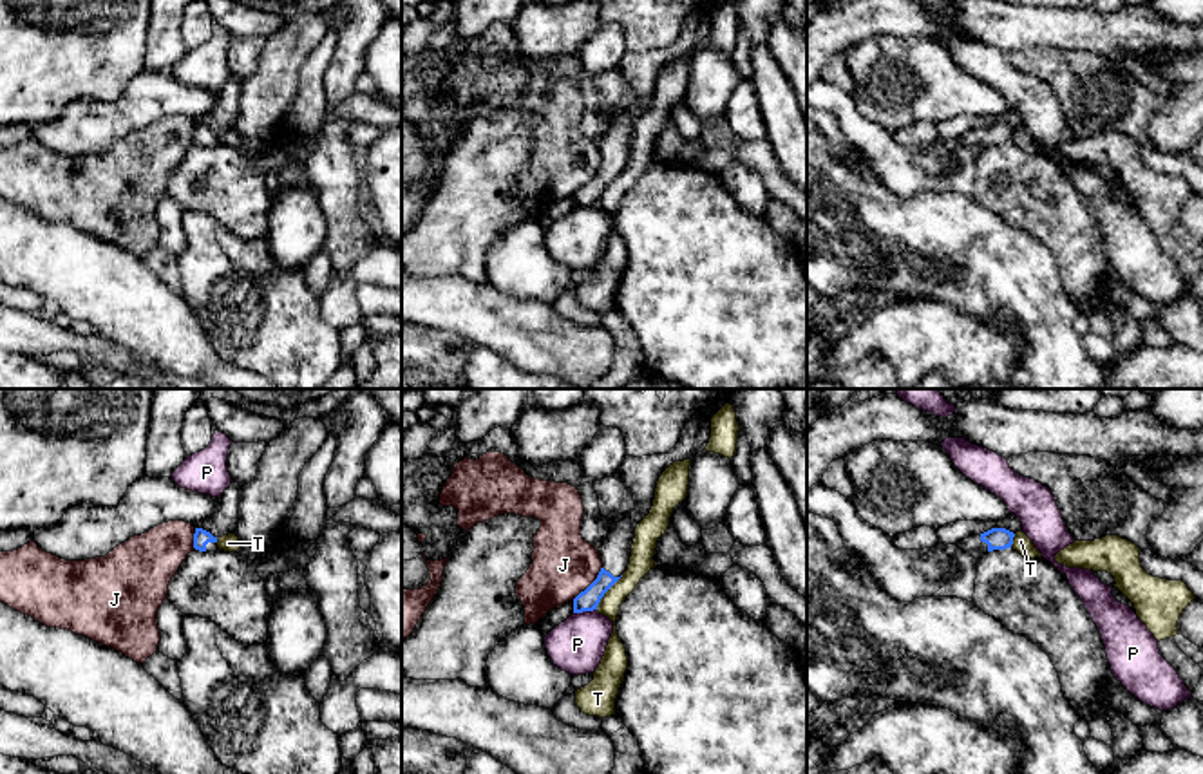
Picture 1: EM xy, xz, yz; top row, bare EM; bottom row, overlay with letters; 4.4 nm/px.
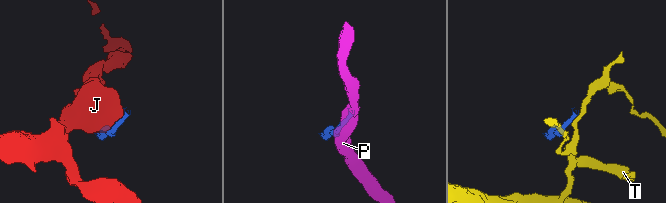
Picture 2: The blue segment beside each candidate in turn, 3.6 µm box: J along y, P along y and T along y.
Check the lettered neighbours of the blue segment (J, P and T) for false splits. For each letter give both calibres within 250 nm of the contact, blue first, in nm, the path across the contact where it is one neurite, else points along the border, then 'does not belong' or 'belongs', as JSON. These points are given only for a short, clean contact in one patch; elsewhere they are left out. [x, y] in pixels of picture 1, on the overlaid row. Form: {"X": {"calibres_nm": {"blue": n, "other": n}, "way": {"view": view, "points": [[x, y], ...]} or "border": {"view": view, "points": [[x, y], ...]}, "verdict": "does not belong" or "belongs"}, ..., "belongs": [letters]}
{"J": {"calibres_nm": {"blue": 100, "other": 280}, "verdict": "does not belong"}, "P": {"calibres_nm": {"blue": 100, "other": 240}, "border": {"view": "xz", "points": [[596, 608], [574, 613]]}, "verdict": "does not belong"}, "T": {"calibres_nm": {"blue": 100, "other": 110}, "border": {"view": "xz", "points": [[623, 575], [596, 608]]}, "verdict": "does not belong"}, "belongs": []}

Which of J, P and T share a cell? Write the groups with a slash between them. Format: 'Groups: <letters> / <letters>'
Groups: J / P / T

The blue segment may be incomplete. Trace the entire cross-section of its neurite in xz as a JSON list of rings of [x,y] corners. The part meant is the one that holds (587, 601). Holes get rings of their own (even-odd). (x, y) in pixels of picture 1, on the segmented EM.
[[[693,420],[682,429],[677,445],[669,452],[642,458],[626,456],[619,474],[635,501],[635,510],[615,519],[617,528],[608,533],[599,548],[602,568],[597,579],[573,599],[573,613],[597,609],[604,593],[628,570],[635,528],[653,506],[658,477],[675,461],[691,459],[702,452],[709,438],[711,420]]]

